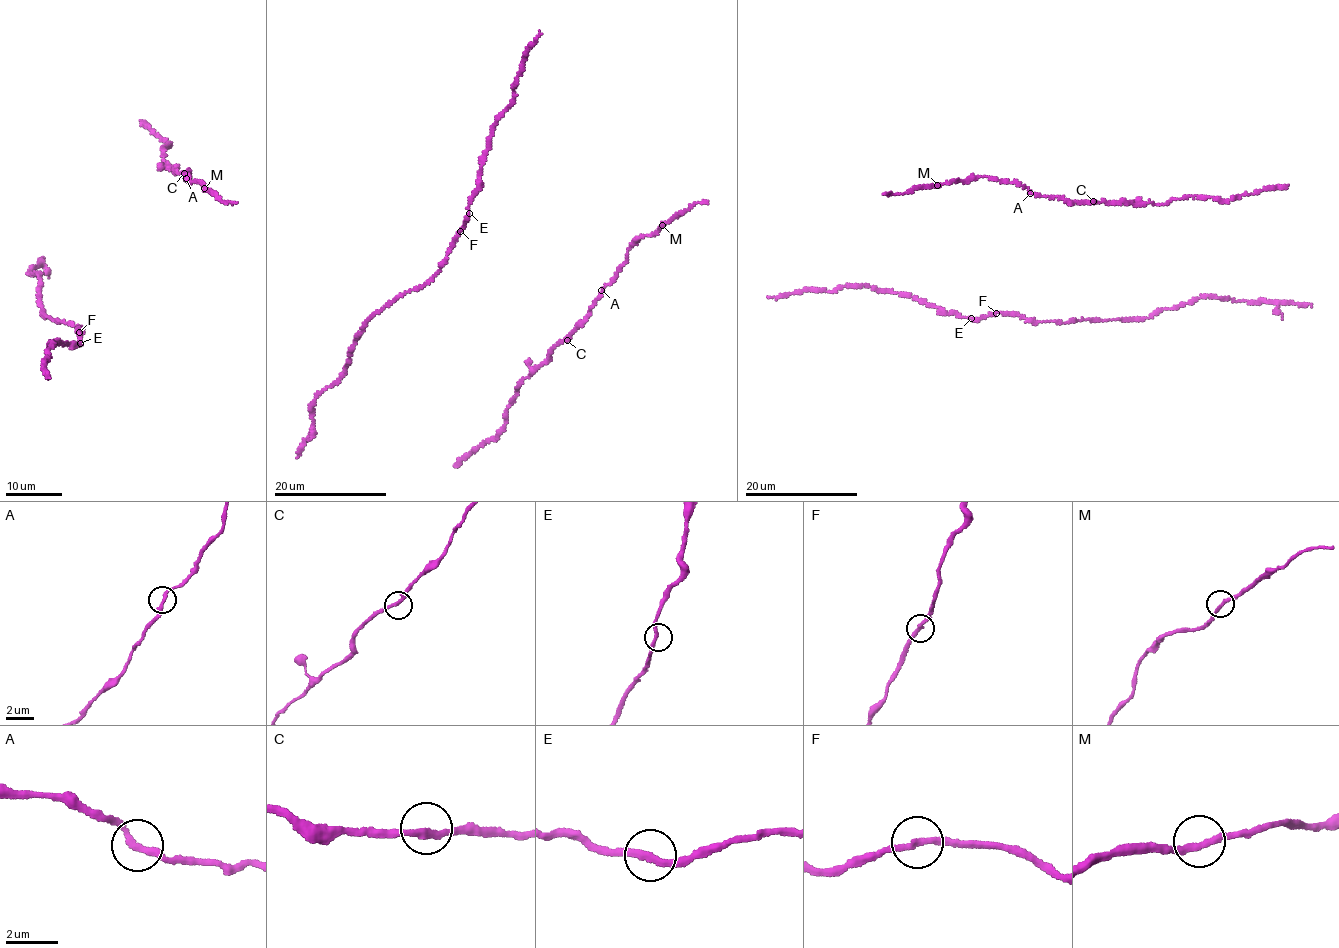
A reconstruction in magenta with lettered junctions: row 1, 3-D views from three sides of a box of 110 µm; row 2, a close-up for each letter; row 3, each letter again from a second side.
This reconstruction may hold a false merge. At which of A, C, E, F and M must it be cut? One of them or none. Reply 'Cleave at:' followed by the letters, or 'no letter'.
Cleave at: no letter

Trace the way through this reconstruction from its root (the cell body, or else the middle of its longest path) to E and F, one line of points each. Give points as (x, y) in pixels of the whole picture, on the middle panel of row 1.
E: (314, 432), (314, 399), (344, 372), (350, 350), (363, 326), (402, 294), (421, 288), (436, 274), (469, 213)
F: (314, 432), (314, 399), (344, 372), (363, 326), (402, 294), (421, 288), (431, 279), (461, 231)

